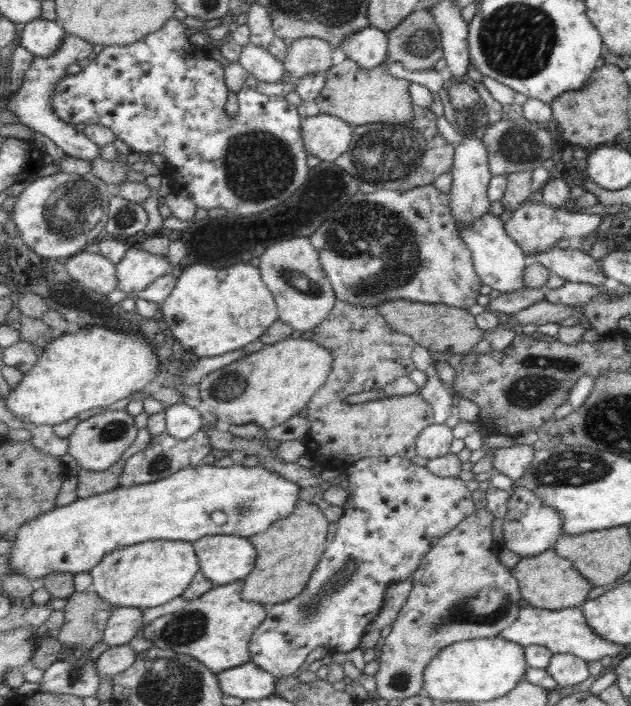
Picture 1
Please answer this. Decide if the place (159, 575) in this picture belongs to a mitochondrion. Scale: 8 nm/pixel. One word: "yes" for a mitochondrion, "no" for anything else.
no

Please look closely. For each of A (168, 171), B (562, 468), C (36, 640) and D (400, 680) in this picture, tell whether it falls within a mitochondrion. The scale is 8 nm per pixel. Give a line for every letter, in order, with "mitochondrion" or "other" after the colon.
A: other
B: mitochondrion
C: other
D: mitochondrion

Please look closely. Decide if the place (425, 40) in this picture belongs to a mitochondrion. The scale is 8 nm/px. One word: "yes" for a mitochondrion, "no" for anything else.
yes

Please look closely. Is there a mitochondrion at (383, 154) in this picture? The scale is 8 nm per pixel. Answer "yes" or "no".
yes

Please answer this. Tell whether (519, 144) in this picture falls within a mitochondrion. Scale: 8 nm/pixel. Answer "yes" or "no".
yes

